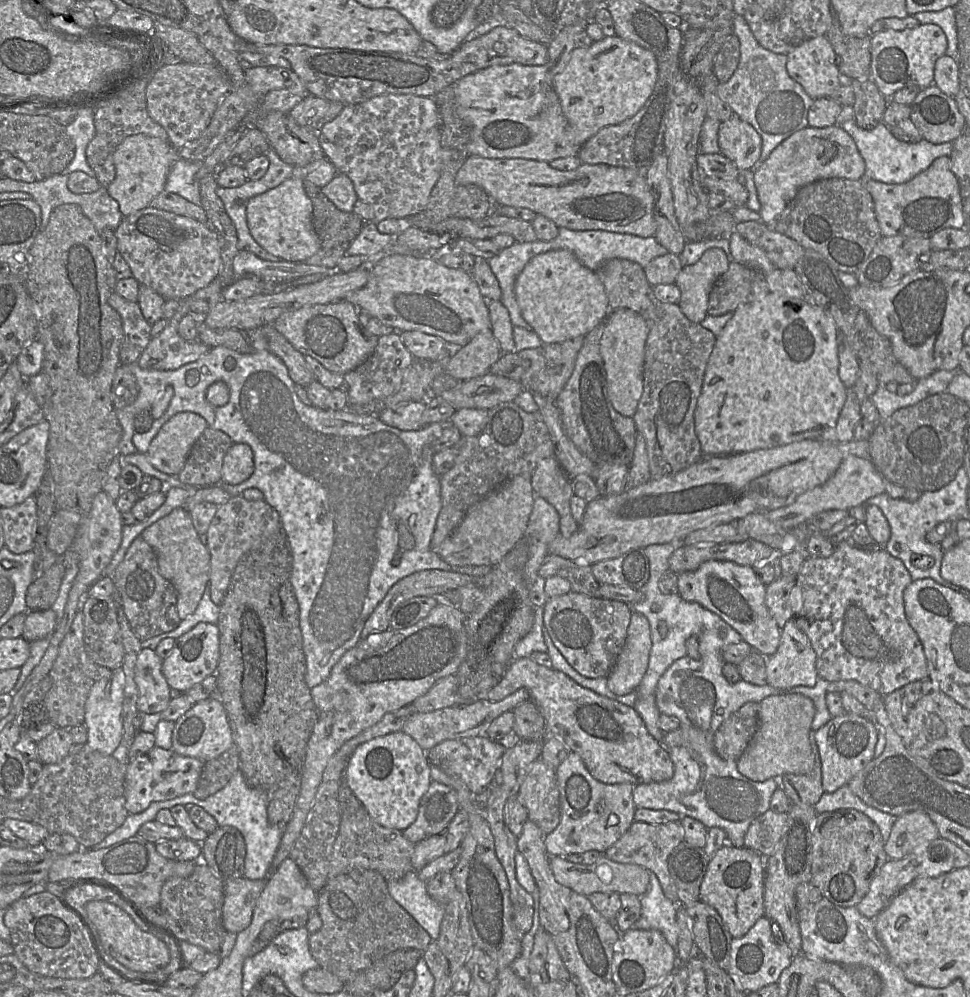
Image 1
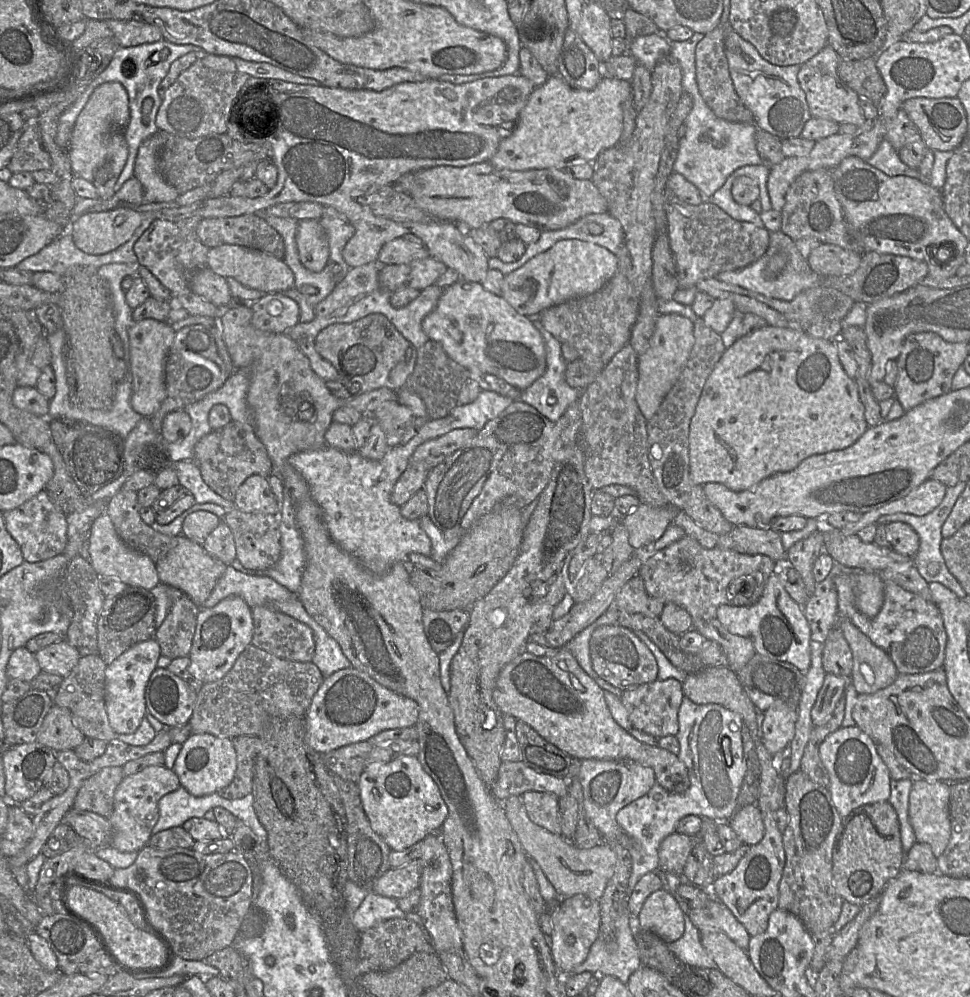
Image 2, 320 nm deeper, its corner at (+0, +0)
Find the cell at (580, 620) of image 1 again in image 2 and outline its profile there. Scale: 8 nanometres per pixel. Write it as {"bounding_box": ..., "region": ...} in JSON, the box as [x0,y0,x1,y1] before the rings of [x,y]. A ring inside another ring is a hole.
{"bounding_box":[590,624,658,691],"region":[[[619,624],[603,625],[594,630],[590,657],[594,671],[622,691],[658,680],[658,664],[653,653],[632,630]]]}

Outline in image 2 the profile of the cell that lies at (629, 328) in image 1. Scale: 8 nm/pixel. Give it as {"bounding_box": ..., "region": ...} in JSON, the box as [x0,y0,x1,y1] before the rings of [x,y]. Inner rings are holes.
{"bounding_box":[636,314,694,420],"region":[[[659,314],[655,331],[647,350],[638,356],[636,402],[645,417],[650,420],[665,396],[674,386],[686,366],[694,344],[694,324],[679,314]]]}

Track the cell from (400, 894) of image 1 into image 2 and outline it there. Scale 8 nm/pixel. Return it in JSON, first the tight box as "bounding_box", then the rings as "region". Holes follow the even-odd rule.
{"bounding_box":[352,892,432,944],"region":[[[369,892],[367,897],[352,914],[352,923],[359,932],[364,932],[376,924],[393,919],[405,918],[415,922],[423,932],[427,942],[432,944],[432,938],[422,918],[417,912],[403,912],[397,900]]]}

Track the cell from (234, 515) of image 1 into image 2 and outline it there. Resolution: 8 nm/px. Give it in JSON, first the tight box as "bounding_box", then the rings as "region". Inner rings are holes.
{"bounding_box":[222,508,281,571],"region":[[[237,508],[227,510],[222,519],[231,529],[236,547],[236,560],[252,571],[262,571],[272,567],[280,558],[281,532],[278,515],[246,513]]]}

